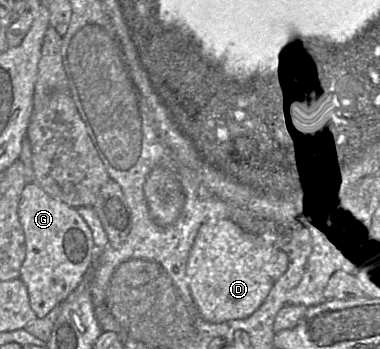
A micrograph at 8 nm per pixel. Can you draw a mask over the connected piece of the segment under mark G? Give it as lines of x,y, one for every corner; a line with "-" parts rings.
35,182
24,186
18,216
26,246
19,279
27,287
36,318
43,318
75,290
85,275
90,275
100,251
77,209
53,198

